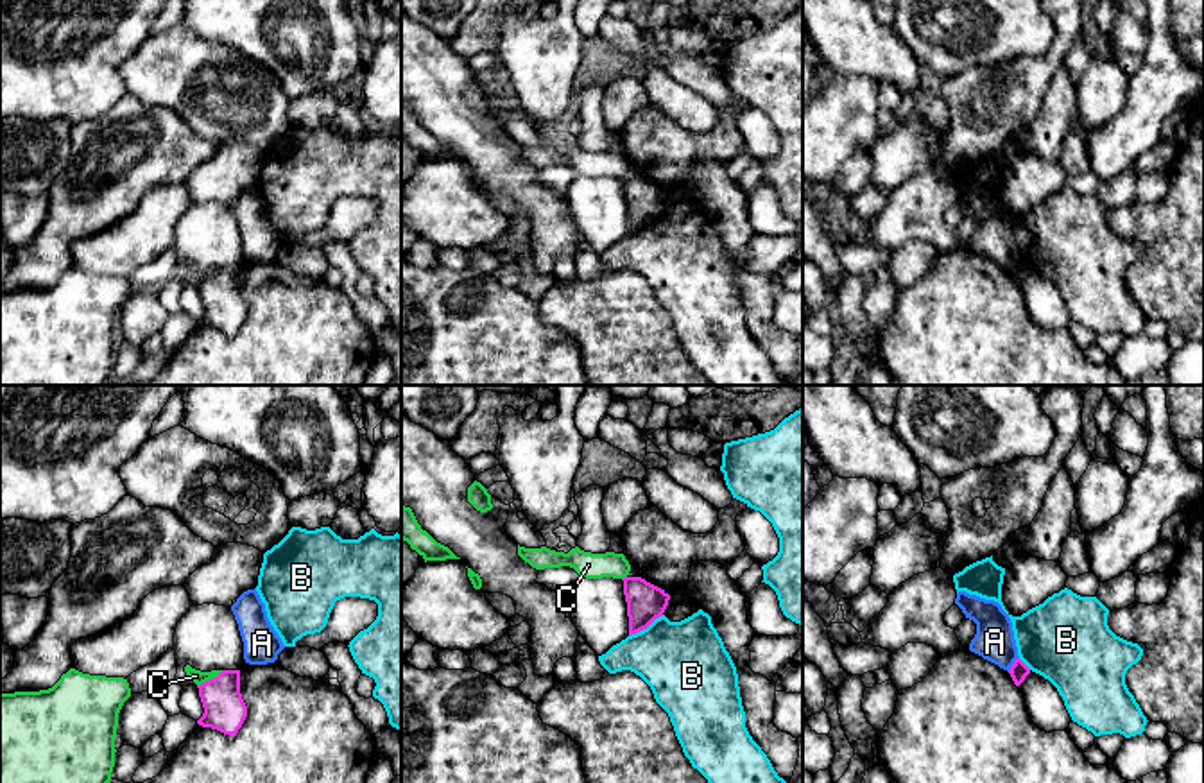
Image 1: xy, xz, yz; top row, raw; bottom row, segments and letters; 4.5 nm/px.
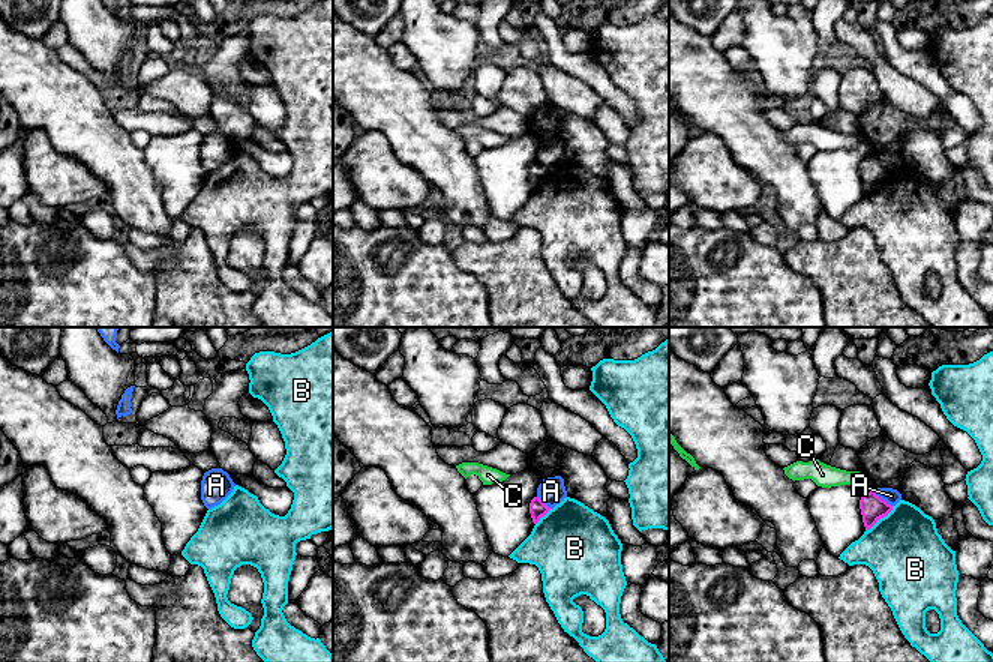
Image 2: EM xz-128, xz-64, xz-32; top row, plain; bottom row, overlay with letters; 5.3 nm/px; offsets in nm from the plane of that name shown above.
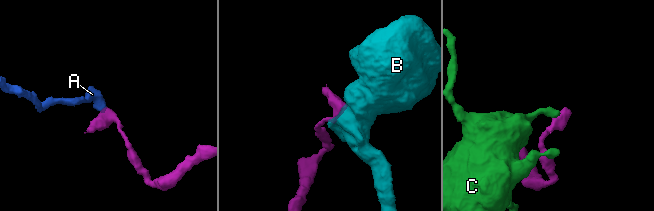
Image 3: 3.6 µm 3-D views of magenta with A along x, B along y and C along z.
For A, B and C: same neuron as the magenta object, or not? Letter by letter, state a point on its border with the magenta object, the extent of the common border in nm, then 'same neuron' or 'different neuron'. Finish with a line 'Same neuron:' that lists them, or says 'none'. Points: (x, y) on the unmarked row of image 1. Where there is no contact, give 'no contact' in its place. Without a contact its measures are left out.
A: yz (1014, 262) | 90 nm | different neuron
B: xz (645, 226) | 190 nm | different neuron
C: xy (210, 278) | 140 nm | different neuron
Same neuron: none

